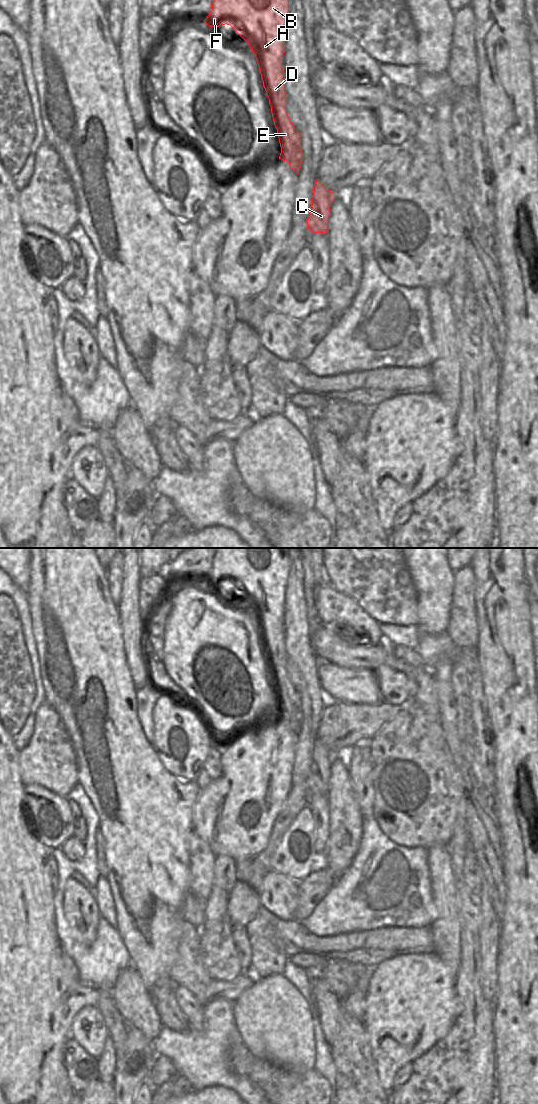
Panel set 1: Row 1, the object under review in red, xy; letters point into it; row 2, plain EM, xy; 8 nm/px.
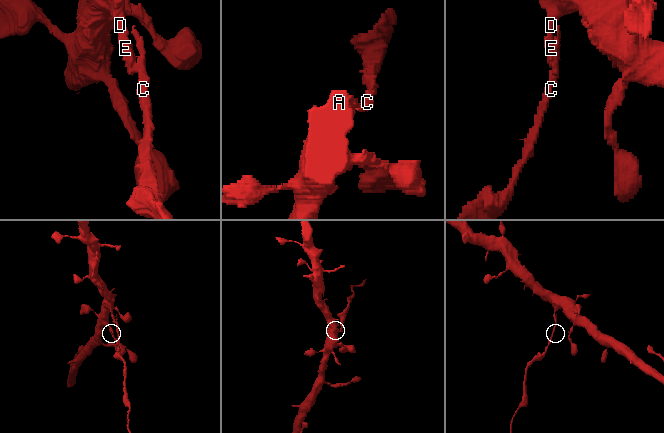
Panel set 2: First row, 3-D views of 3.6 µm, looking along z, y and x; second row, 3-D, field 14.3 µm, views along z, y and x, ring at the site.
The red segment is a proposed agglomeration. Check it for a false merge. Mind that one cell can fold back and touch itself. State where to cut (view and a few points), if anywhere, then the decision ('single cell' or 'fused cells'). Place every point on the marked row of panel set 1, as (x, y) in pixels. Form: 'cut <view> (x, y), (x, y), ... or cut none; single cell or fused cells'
cut xy (286, 104), (279, 105), (273, 103), (270, 105); fused cells

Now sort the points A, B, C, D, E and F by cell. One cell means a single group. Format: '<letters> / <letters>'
A B D F / C E

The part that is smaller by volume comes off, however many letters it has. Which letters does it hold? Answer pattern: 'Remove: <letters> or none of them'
Remove: C, E

